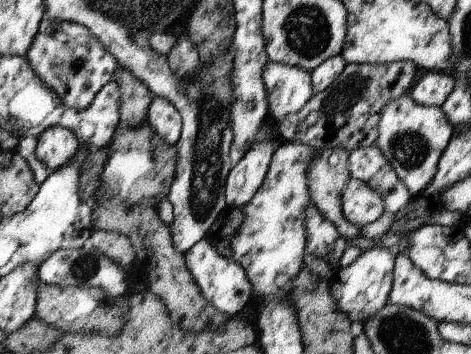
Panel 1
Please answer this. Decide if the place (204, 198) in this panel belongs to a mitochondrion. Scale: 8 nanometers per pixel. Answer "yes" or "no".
yes

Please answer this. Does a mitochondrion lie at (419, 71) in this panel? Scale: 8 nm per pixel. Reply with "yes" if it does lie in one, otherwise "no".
no

